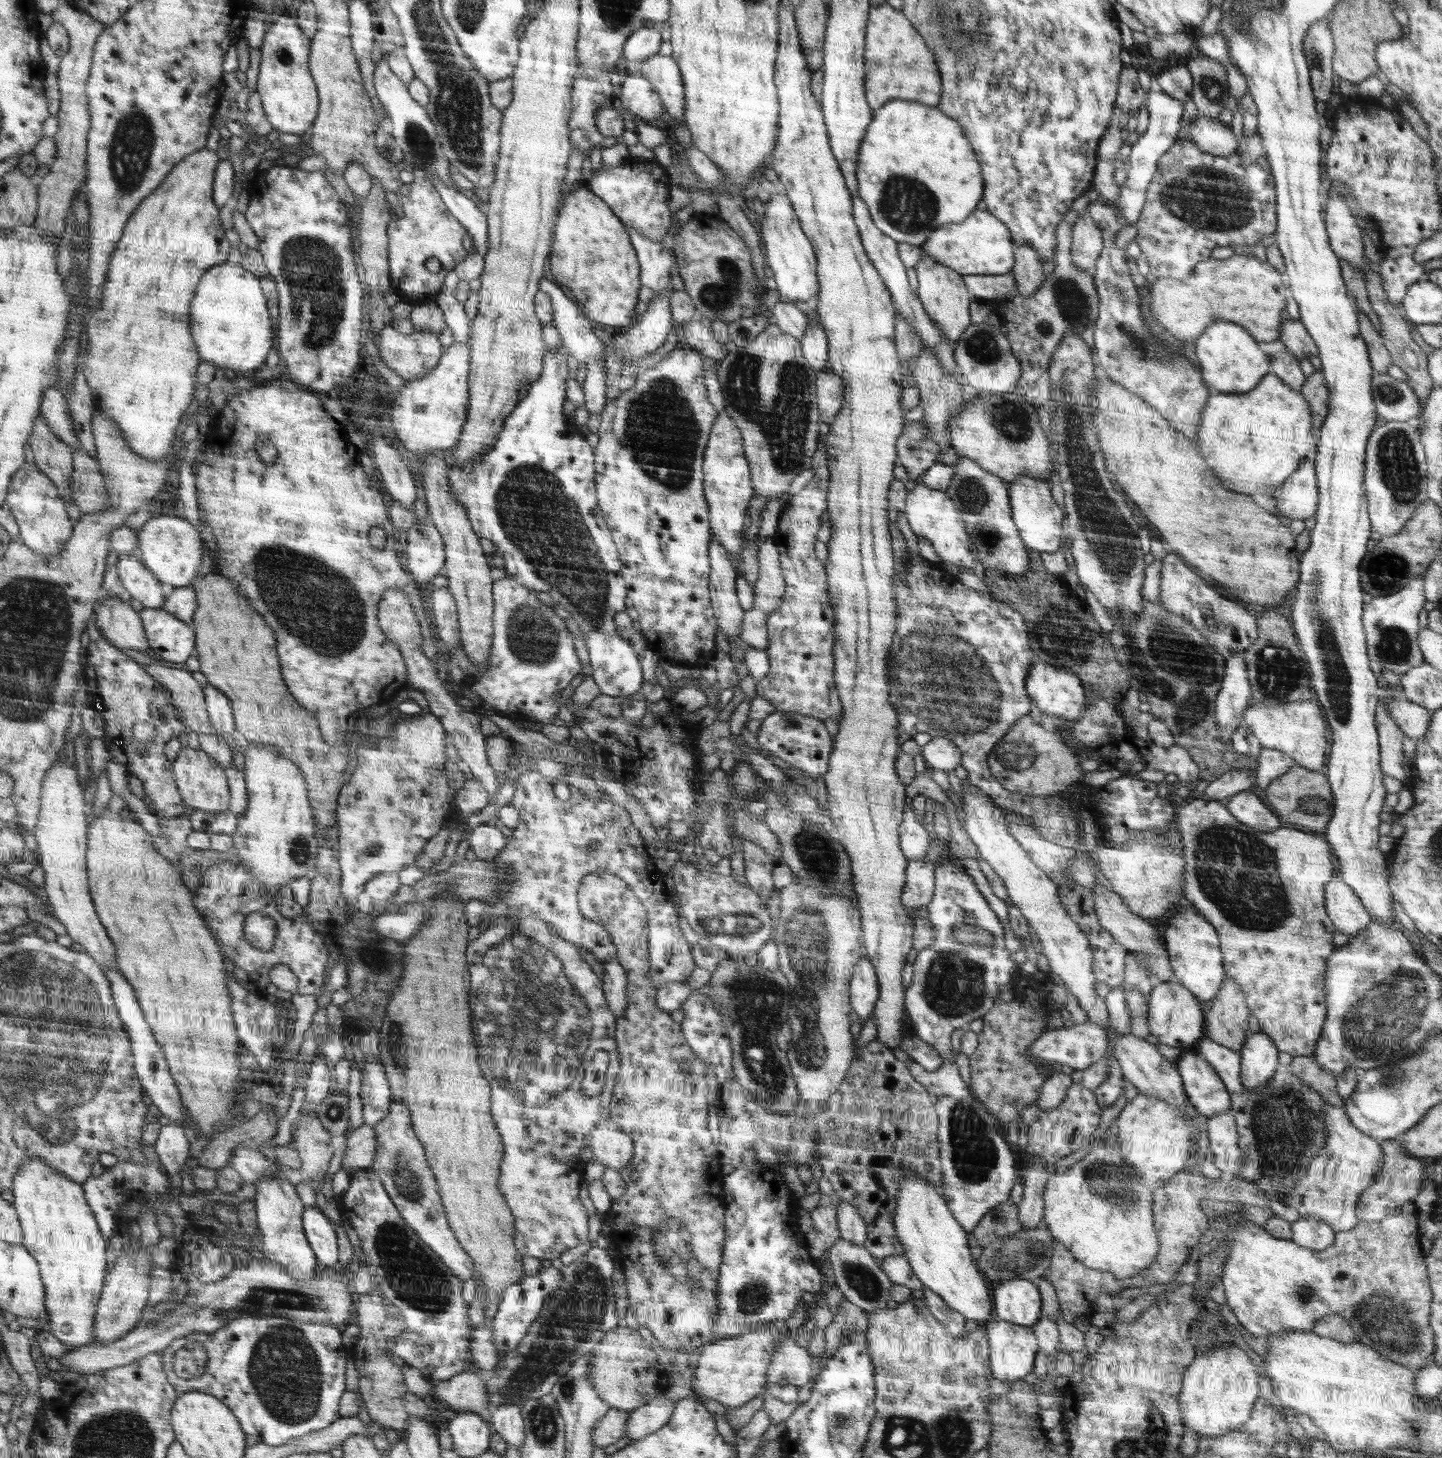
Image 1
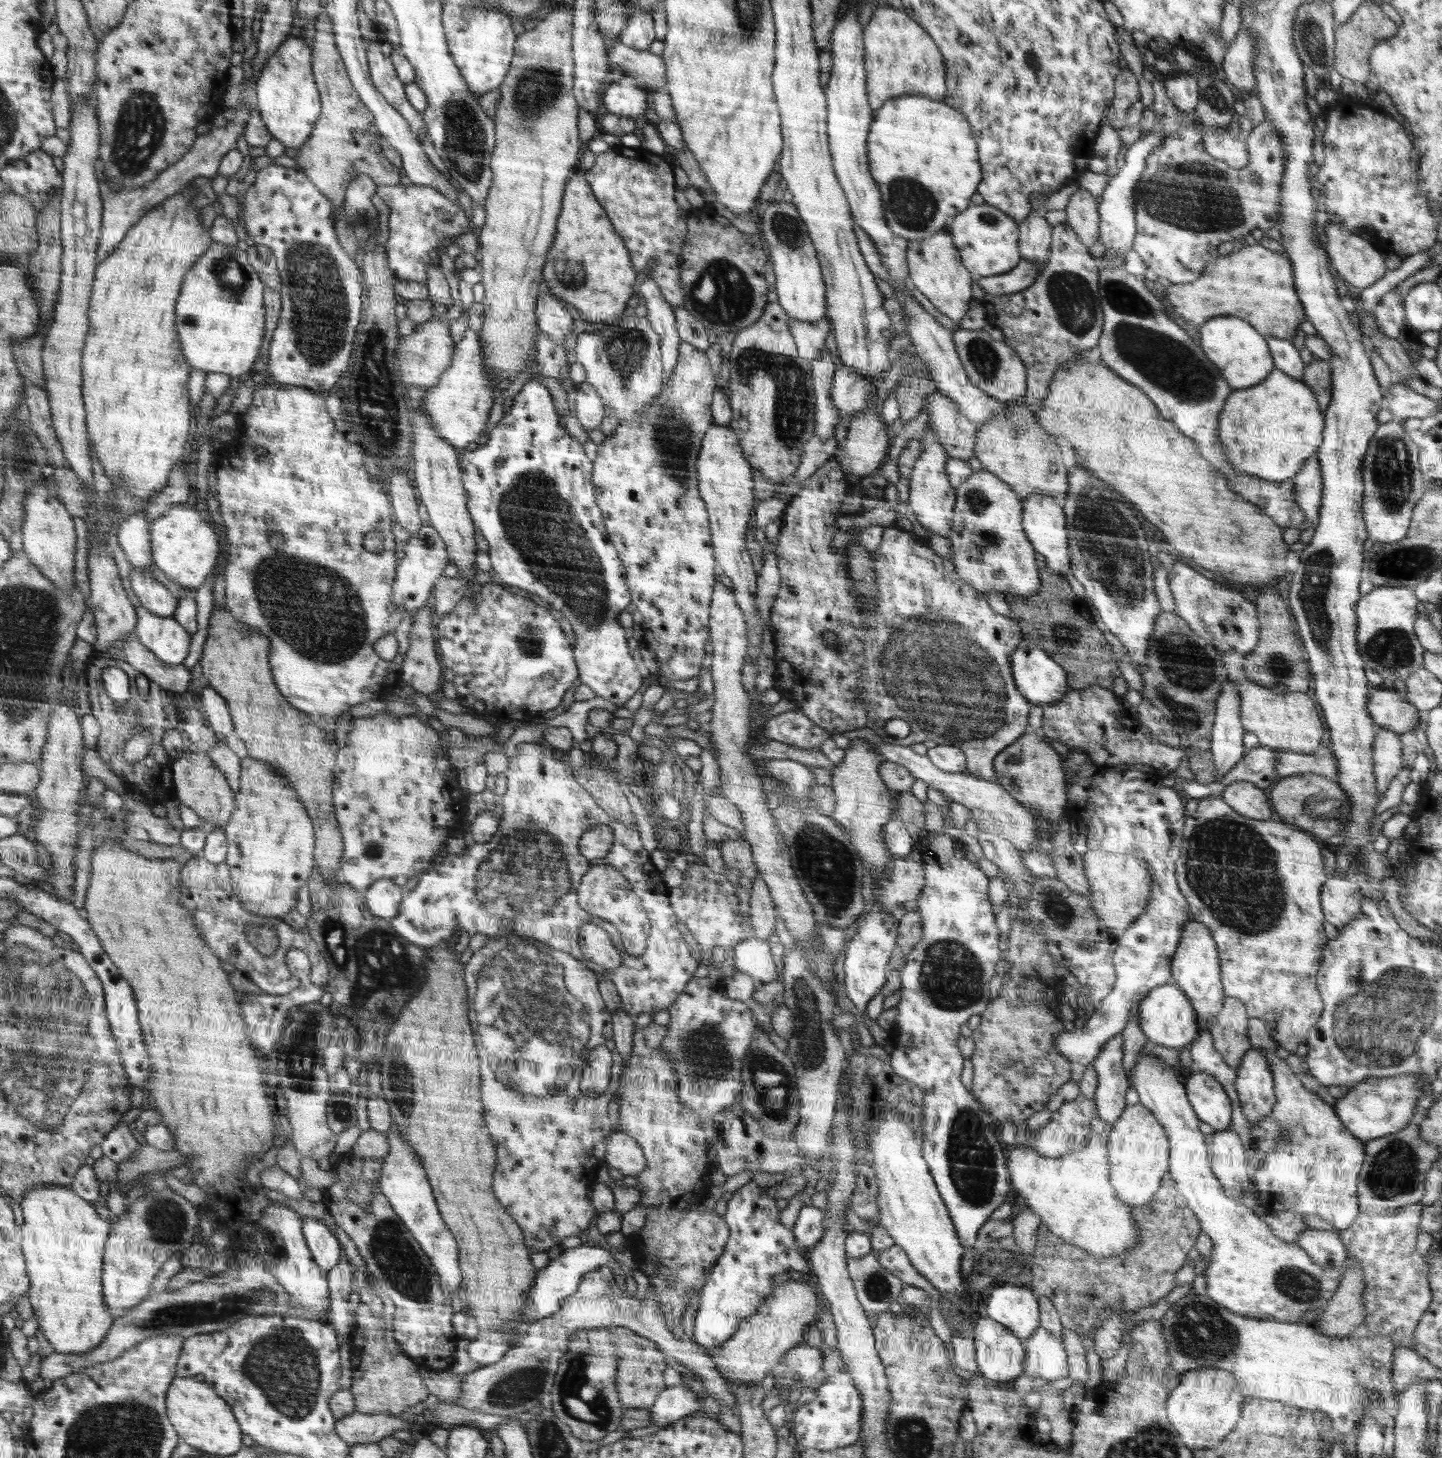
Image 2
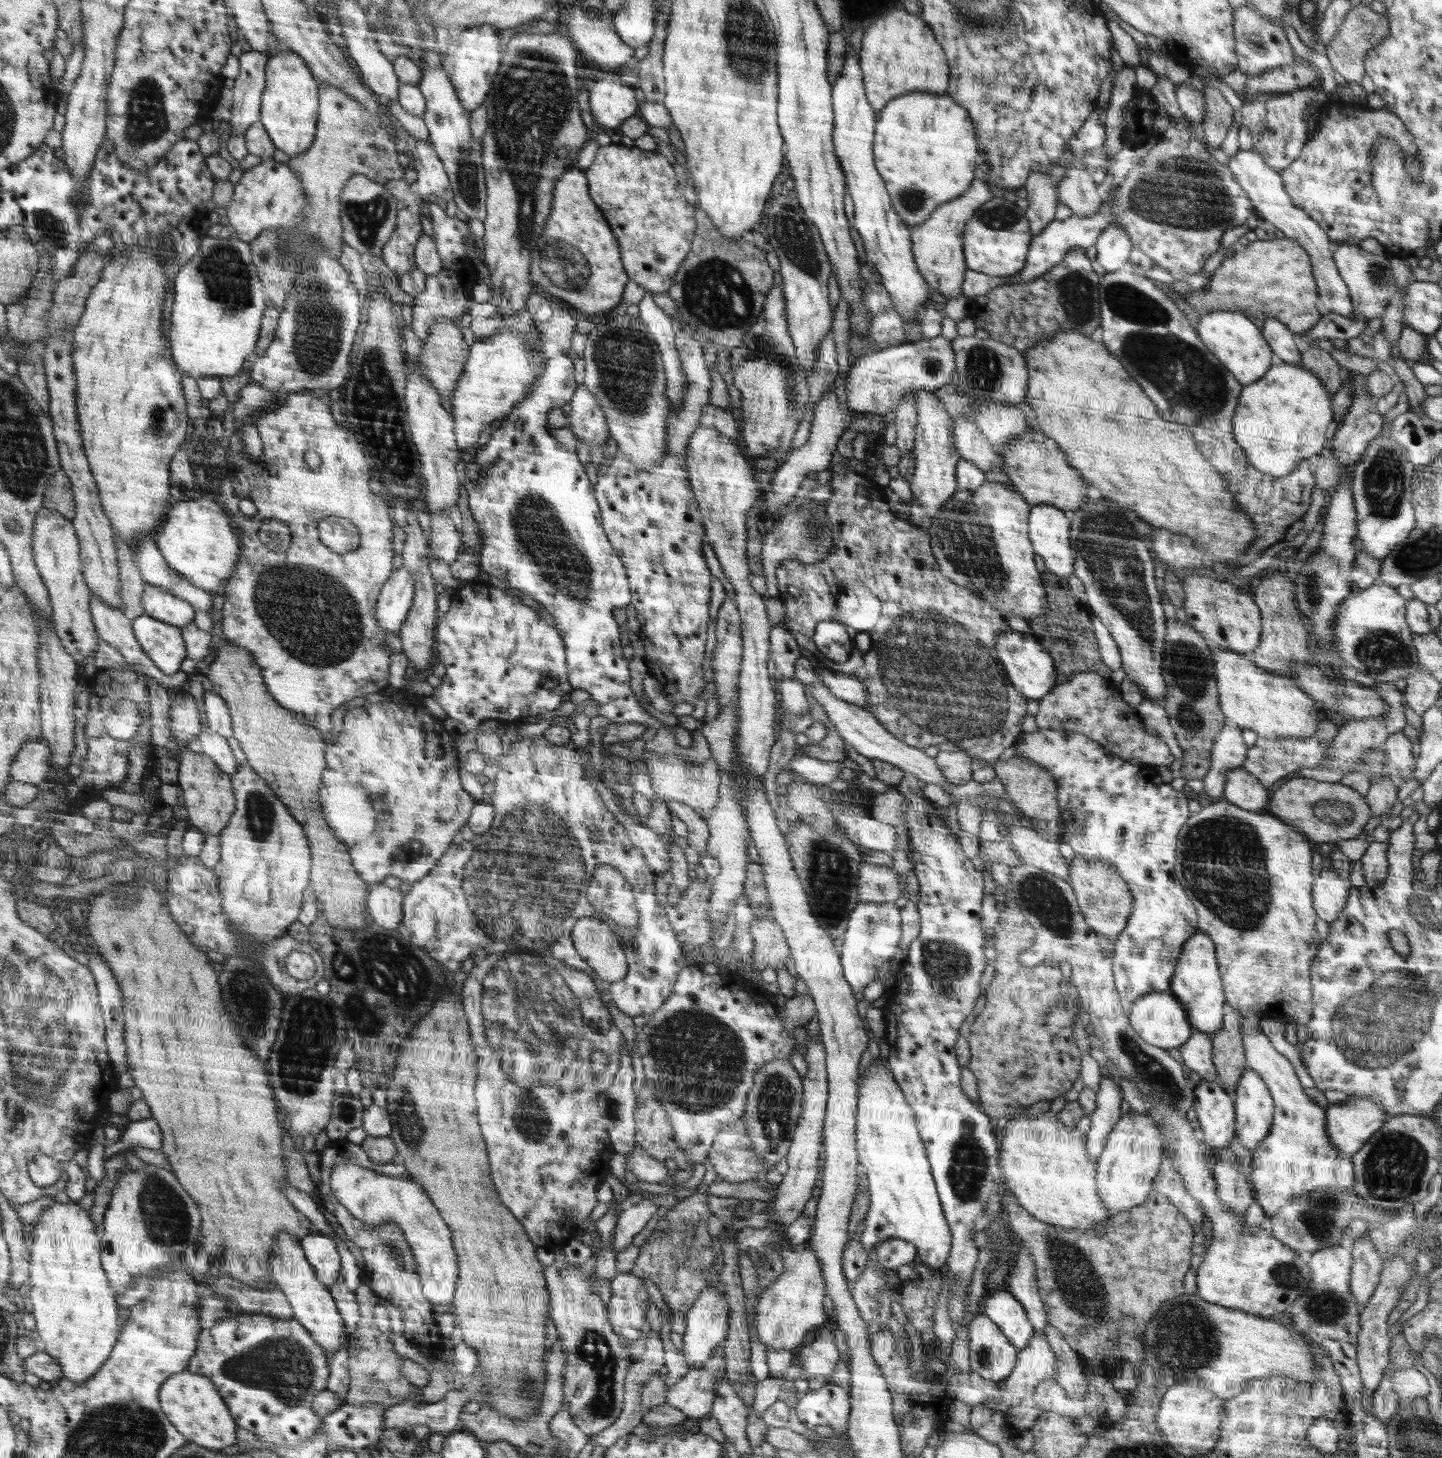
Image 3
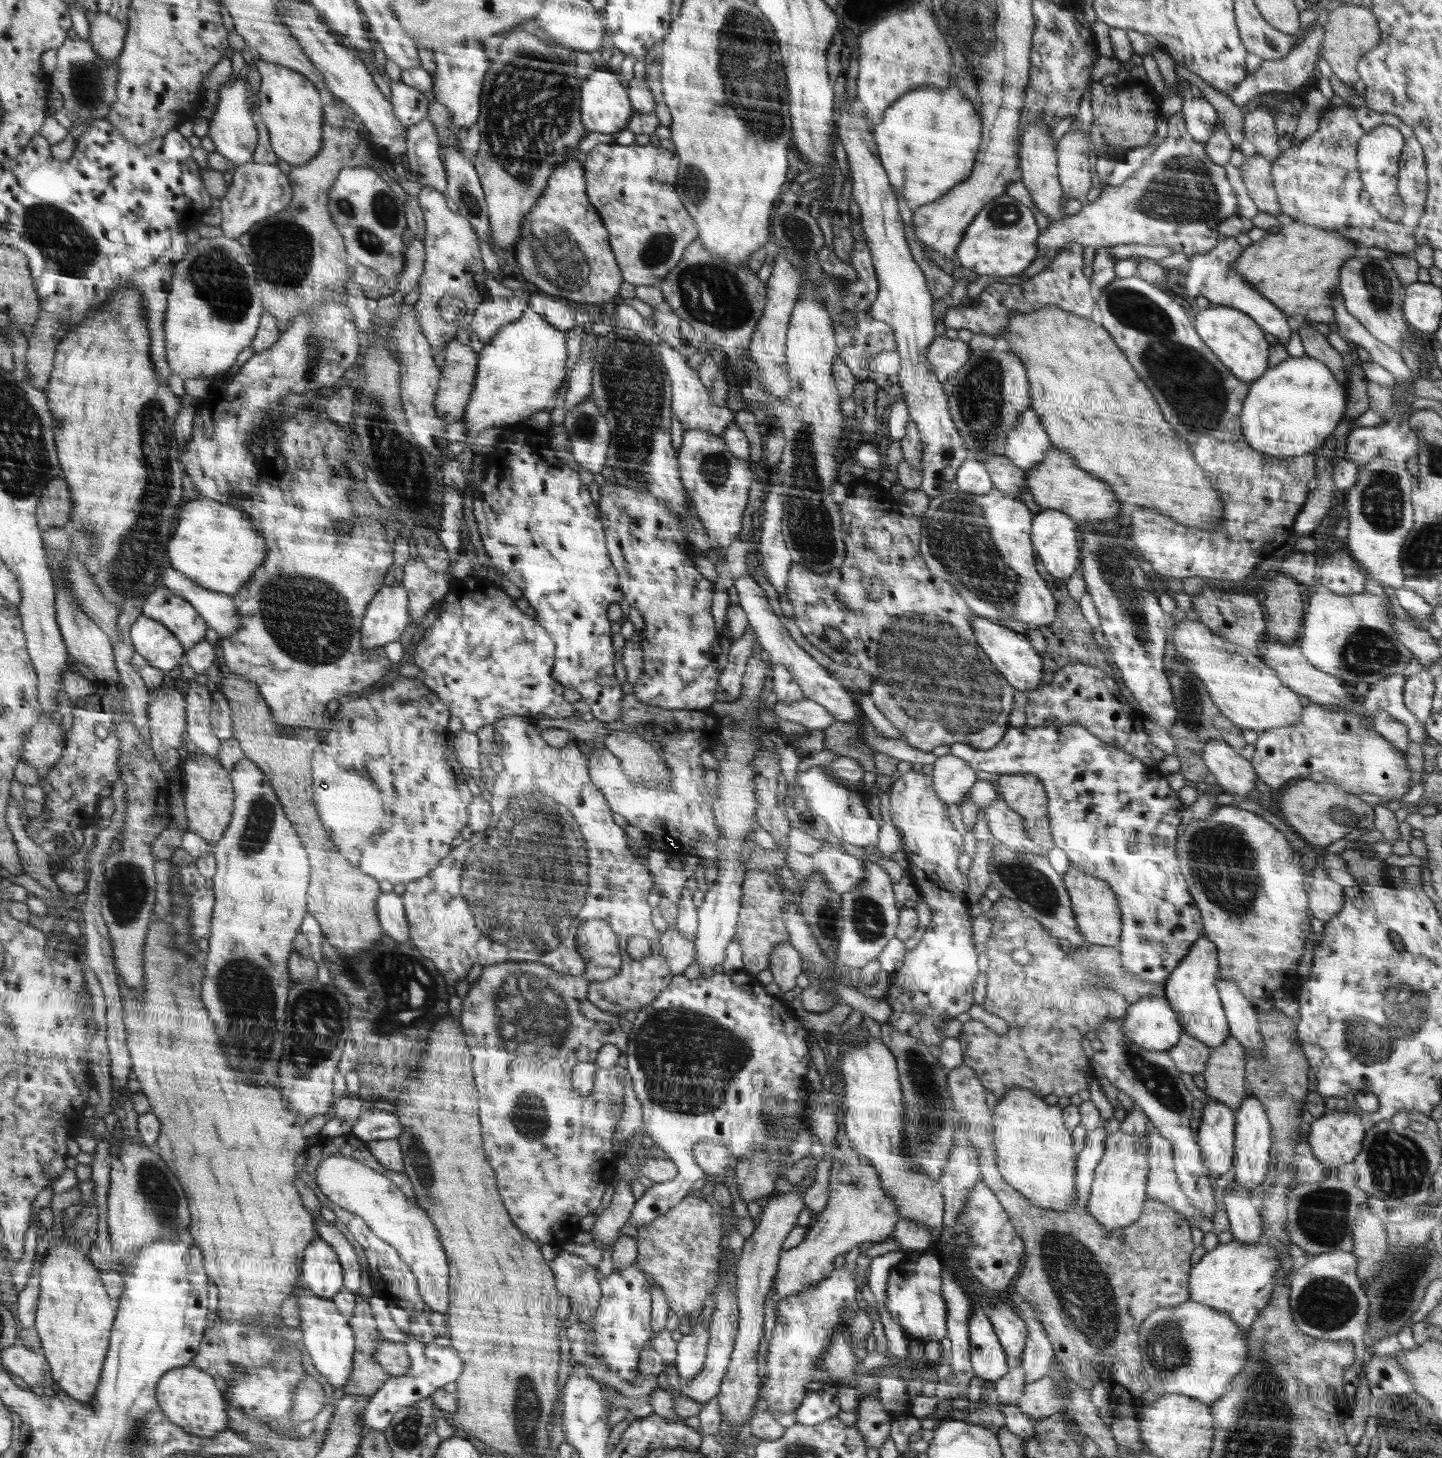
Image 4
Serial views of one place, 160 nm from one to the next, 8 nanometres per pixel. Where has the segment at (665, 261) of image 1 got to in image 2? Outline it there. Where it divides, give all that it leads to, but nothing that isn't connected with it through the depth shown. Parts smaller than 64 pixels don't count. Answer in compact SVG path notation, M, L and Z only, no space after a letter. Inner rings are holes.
M652 278L642 281L639 292L645 300L646 320L661 336L664 372L669 377L679 360L679 348L683 344L679 335L678 321L674 316L673 307L664 298L663 292L660 292L659 284L656 284Z

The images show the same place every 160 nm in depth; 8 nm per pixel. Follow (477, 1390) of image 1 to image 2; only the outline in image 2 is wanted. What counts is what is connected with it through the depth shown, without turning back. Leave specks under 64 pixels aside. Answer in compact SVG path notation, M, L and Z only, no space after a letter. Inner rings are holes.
M418 1368L417 1374L423 1380L426 1389L440 1401L455 1402L460 1398L460 1377L449 1371L426 1371Z

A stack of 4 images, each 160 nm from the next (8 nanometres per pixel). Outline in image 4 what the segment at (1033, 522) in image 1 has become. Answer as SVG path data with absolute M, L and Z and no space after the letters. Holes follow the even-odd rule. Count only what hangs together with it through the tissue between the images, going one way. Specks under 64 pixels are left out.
M1054 509L1040 510L1032 527L1032 544L1039 552L1039 563L1052 576L1068 580L1080 561L1076 522Z

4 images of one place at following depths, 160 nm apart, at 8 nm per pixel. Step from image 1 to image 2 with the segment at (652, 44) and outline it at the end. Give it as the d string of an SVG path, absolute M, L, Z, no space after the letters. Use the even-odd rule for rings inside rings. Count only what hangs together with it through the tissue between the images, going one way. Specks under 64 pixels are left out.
M646 12L633 14L618 40L624 46L646 51L656 40L653 16Z

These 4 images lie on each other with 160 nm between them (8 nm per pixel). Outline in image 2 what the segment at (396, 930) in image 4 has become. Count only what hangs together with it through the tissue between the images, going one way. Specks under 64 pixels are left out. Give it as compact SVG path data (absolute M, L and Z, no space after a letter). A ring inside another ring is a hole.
M378 879L363 895L372 914L383 919L394 919L402 906L403 889L393 879Z

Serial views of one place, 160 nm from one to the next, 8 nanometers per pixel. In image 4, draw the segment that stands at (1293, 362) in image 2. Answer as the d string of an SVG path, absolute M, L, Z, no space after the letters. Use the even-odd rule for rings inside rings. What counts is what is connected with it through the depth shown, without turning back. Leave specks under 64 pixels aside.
M1219 234L1216 246L1208 252L1199 252L1194 256L1190 256L1188 264L1185 266L1188 274L1186 280L1183 281L1182 274L1179 271L1168 276L1167 287L1172 294L1172 291L1179 294L1185 294L1184 300L1190 300L1188 296L1197 298L1203 296L1212 304L1231 307L1241 312L1244 312L1250 319L1253 319L1264 332L1270 332L1271 336L1275 336L1280 345L1286 346L1291 338L1291 330L1288 325L1287 317L1274 303L1264 298L1256 290L1252 289L1244 275L1240 275L1237 270L1233 270L1232 263L1242 254L1245 248L1242 247L1235 238Z

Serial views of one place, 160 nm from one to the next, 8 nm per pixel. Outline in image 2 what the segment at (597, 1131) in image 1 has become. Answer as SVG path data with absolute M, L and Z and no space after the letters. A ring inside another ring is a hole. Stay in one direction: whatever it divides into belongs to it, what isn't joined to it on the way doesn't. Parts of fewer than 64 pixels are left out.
M620 1130L607 1136L605 1164L617 1168L625 1176L635 1177L644 1172L647 1159L643 1147Z

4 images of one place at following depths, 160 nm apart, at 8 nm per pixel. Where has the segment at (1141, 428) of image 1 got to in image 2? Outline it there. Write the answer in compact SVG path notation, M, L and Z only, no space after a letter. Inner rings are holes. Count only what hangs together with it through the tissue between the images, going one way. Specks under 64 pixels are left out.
M1098 346L1076 353L1068 363L1057 368L1049 395L1037 404L1039 424L1048 432L1064 435L1078 454L1076 465L1084 464L1093 475L1109 484L1124 498L1136 504L1146 520L1158 530L1176 540L1178 552L1206 570L1226 574L1226 580L1238 584L1272 584L1276 578L1289 578L1285 563L1289 552L1281 529L1255 504L1242 500L1228 490L1226 477L1210 464L1196 448L1196 443L1182 434L1176 425L1164 420L1156 405L1137 386L1120 378L1100 359Z

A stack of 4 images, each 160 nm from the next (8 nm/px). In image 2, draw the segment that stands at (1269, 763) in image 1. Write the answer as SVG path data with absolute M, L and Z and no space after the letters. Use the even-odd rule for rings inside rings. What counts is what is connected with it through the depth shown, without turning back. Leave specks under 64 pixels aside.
M1319 746L1316 752L1310 754L1292 751L1278 751L1276 778L1287 778L1300 774L1318 774L1328 779L1338 778L1338 762L1331 748Z

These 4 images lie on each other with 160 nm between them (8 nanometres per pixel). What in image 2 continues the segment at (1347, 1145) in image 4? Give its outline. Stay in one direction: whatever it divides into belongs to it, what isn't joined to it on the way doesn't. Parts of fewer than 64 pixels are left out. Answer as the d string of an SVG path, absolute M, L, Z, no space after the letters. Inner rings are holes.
M1418 1075L1371 1078L1353 1086L1335 1103L1335 1113L1348 1132L1364 1142L1394 1134L1409 1125L1416 1101L1425 1095L1425 1082Z

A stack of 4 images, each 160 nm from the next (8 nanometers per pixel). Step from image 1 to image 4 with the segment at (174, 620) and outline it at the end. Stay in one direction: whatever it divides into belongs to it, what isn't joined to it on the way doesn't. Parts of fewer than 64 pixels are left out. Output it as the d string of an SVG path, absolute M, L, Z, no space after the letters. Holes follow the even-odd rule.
M140 615L130 627L129 635L136 652L148 660L150 666L164 672L170 672L173 668L180 666L180 659L186 654L175 633L167 625L160 624L160 621L152 620L152 617Z

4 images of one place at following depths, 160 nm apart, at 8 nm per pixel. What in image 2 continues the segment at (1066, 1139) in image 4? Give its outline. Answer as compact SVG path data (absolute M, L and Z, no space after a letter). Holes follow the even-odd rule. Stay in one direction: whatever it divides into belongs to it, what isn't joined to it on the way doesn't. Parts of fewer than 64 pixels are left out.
M1092 1132L1084 1148L1073 1150L1060 1158L1042 1156L1029 1143L1015 1144L1015 1148L1008 1151L1007 1164L1015 1186L1014 1195L1019 1199L1020 1205L1032 1209L1060 1240L1100 1259L1124 1255L1136 1245L1139 1234L1139 1226L1133 1217L1133 1207L1121 1201L1111 1185L1107 1143L1108 1136Z

